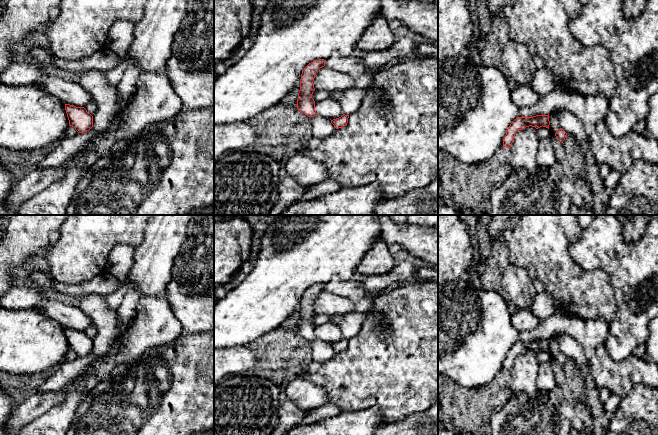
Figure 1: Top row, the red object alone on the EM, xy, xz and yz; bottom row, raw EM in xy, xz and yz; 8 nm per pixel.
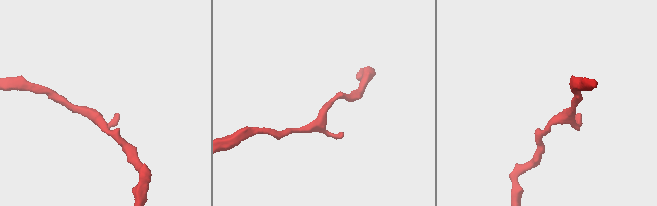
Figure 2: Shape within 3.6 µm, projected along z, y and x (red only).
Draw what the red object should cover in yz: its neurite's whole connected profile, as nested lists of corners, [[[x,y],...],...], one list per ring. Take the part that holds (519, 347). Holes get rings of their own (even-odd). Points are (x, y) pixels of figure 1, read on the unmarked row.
[[[536,339],[533,341],[517,341],[508,351],[506,359],[503,363],[503,371],[511,371],[515,357],[526,351],[532,350],[536,353],[546,351],[549,353],[550,345],[548,339]]]

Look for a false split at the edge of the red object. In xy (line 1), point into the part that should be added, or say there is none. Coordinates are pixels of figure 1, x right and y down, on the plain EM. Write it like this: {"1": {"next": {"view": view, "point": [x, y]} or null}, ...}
{"1": {"next": null}}

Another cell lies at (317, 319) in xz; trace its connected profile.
[[[315,314],[312,318],[312,322],[314,323],[315,326],[318,326],[320,324],[324,324],[326,322],[329,322],[330,321],[330,317],[331,316],[328,316],[328,315],[318,315],[318,314]]]

